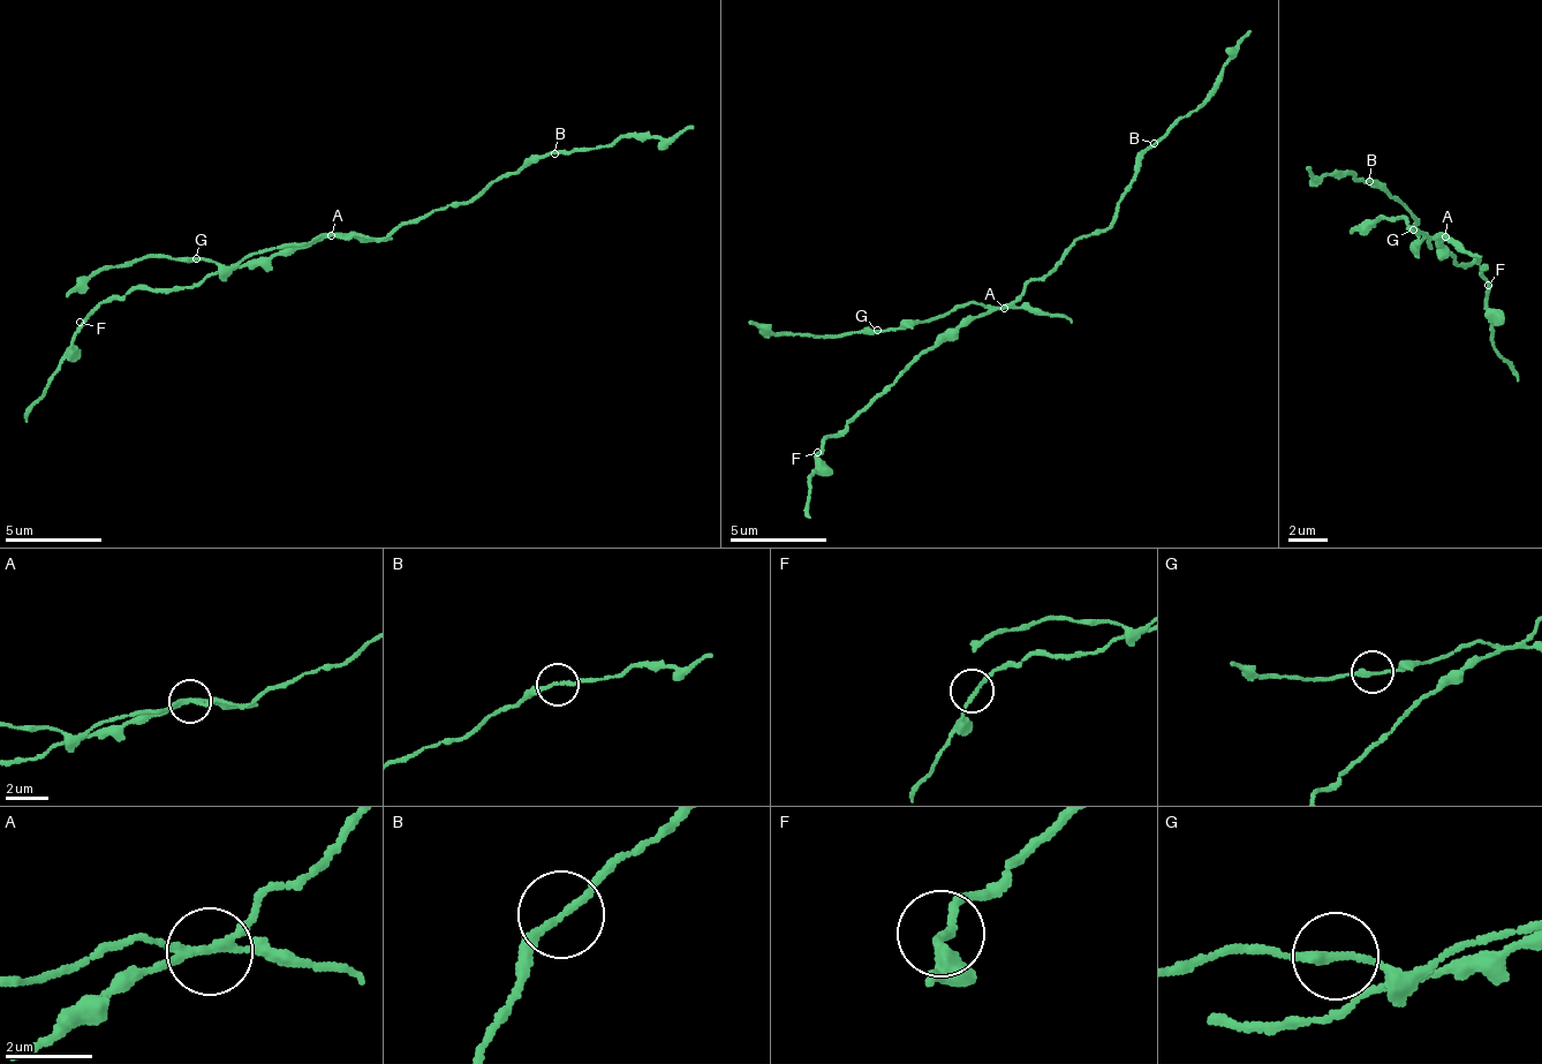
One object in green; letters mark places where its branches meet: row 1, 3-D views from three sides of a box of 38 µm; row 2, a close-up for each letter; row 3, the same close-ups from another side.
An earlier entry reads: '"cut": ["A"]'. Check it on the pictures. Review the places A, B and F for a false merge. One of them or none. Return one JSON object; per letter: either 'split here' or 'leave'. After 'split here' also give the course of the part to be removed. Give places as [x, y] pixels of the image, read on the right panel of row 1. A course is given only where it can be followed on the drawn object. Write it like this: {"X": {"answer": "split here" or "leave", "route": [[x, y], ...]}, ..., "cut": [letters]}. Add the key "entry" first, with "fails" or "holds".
{"entry": "holds", "A": {"answer": "split here", "route": [[1446, 235], [1421, 231], [1422, 242], [1398, 213], [1372, 219], [1352, 235]]}, "B": {"answer": "leave"}, "F": {"answer": "leave"}, "cut": ["A"]}

